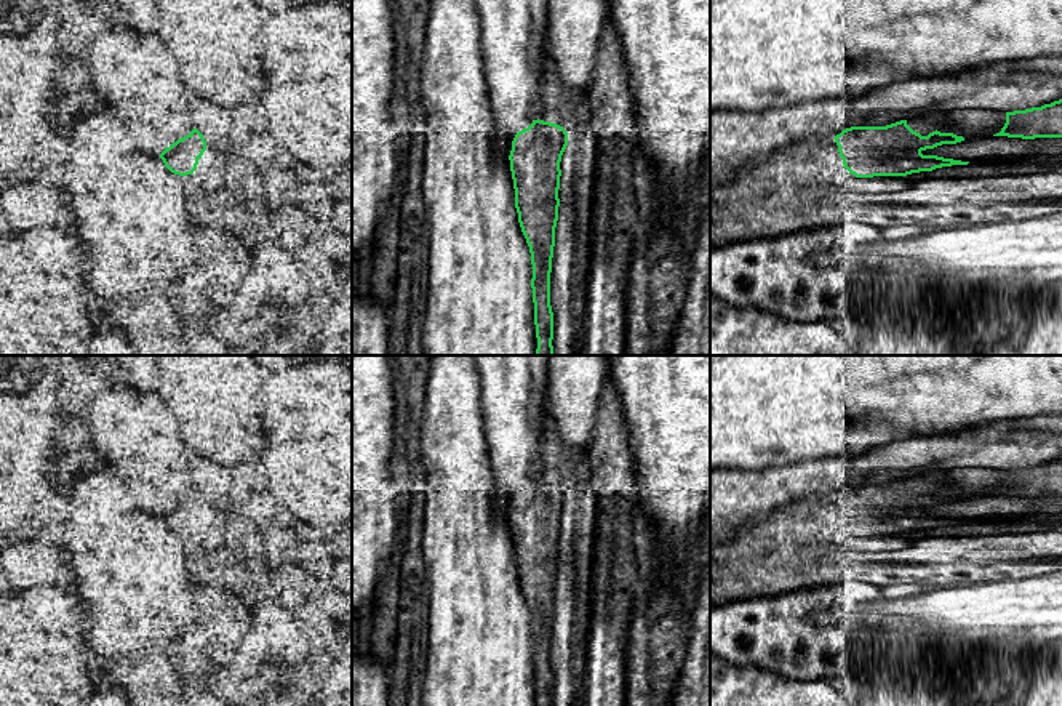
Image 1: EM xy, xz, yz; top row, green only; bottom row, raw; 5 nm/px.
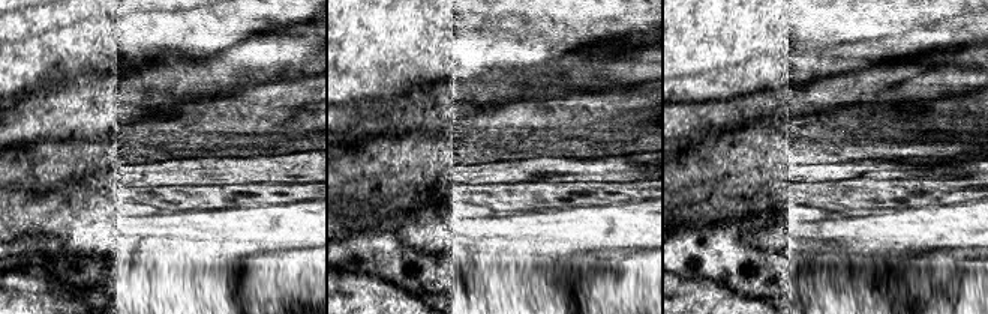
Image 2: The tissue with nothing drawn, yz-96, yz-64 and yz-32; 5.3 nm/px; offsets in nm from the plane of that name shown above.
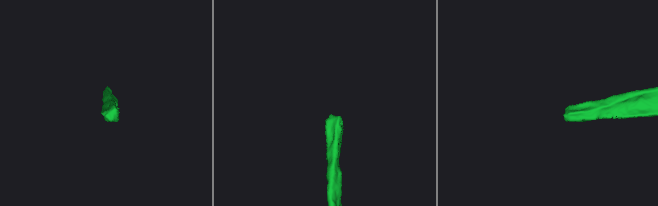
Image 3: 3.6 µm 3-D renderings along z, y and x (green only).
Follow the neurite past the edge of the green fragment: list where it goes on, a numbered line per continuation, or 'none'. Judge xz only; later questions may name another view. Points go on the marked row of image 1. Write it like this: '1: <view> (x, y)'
1: xz (558, 106)

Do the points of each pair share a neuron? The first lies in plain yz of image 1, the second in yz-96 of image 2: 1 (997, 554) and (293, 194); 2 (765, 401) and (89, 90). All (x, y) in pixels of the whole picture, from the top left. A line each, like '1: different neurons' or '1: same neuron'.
1: same neuron
2: different neurons

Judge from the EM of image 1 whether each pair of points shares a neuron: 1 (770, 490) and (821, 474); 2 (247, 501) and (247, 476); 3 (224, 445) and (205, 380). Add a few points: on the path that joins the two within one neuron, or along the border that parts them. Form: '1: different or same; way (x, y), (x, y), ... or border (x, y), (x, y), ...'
1: same; way (782, 485), (808, 477)
2: same; way (247, 495), (247, 482)
3: same; way (224, 429), (216, 418), (213, 396)

